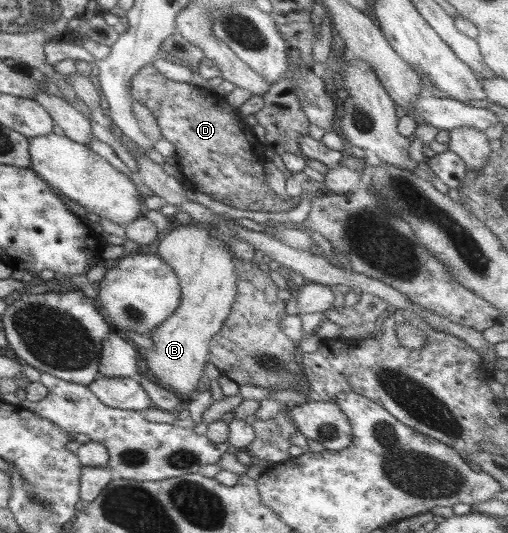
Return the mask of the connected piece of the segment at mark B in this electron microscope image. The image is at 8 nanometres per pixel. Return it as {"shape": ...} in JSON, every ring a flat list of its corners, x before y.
{"shape":[[172,224,154,244,153,251,175,273,181,298,176,311,149,333,152,349,141,354,156,382,180,397,192,397,205,374,211,339,223,328,236,295,236,272,228,244,210,234,206,226]]}

